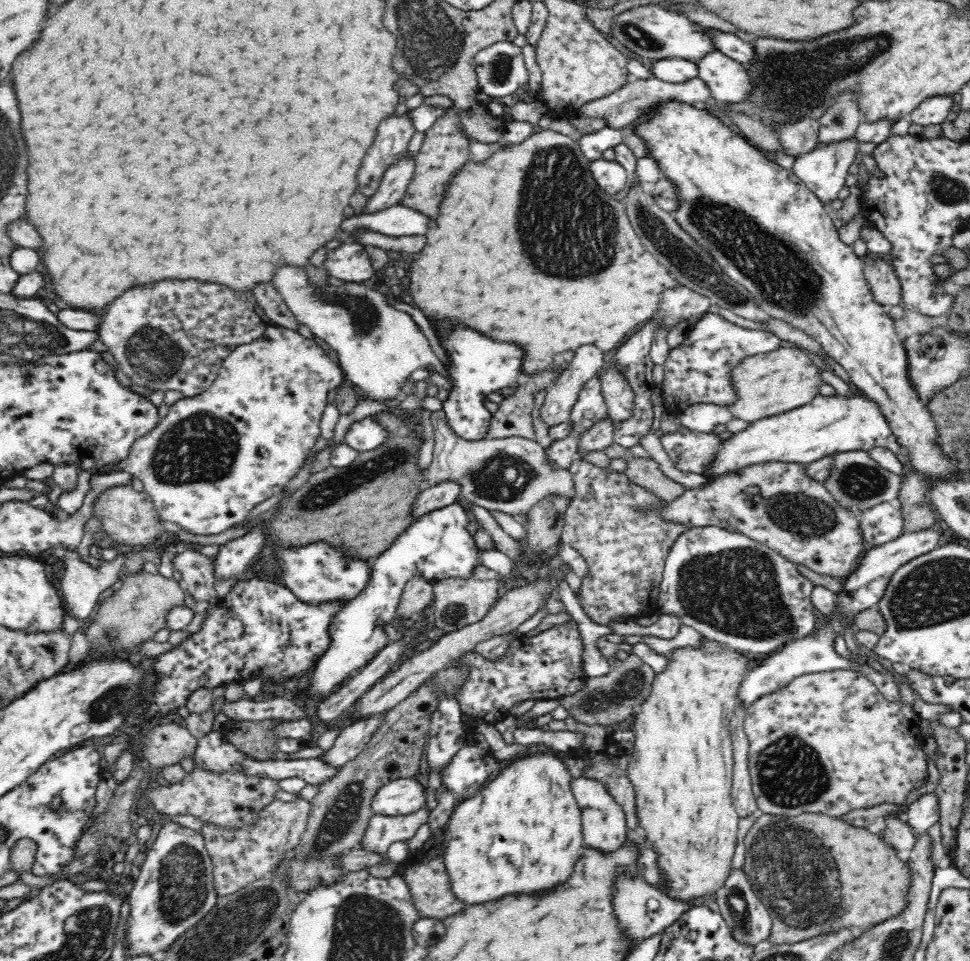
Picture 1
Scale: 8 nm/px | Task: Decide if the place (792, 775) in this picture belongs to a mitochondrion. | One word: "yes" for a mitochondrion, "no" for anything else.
yes

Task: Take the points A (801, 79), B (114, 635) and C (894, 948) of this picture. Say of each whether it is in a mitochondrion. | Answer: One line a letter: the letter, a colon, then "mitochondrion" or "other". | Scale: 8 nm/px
A: mitochondrion
B: mitochondrion
C: mitochondrion

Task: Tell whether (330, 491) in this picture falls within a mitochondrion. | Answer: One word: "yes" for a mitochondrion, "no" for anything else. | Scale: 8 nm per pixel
yes

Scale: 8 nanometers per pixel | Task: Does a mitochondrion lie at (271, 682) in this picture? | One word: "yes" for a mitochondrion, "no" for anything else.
no

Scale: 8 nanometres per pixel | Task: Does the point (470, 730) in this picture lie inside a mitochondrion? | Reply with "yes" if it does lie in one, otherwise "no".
no

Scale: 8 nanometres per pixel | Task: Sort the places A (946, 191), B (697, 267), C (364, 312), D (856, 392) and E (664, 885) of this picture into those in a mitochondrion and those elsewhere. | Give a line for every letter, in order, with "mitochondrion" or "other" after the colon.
A: mitochondrion
B: mitochondrion
C: mitochondrion
D: other
E: other

